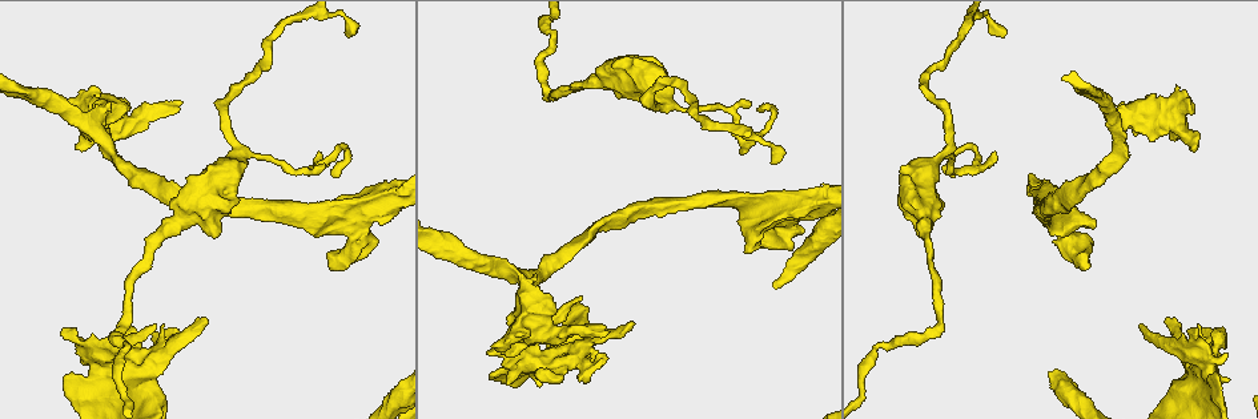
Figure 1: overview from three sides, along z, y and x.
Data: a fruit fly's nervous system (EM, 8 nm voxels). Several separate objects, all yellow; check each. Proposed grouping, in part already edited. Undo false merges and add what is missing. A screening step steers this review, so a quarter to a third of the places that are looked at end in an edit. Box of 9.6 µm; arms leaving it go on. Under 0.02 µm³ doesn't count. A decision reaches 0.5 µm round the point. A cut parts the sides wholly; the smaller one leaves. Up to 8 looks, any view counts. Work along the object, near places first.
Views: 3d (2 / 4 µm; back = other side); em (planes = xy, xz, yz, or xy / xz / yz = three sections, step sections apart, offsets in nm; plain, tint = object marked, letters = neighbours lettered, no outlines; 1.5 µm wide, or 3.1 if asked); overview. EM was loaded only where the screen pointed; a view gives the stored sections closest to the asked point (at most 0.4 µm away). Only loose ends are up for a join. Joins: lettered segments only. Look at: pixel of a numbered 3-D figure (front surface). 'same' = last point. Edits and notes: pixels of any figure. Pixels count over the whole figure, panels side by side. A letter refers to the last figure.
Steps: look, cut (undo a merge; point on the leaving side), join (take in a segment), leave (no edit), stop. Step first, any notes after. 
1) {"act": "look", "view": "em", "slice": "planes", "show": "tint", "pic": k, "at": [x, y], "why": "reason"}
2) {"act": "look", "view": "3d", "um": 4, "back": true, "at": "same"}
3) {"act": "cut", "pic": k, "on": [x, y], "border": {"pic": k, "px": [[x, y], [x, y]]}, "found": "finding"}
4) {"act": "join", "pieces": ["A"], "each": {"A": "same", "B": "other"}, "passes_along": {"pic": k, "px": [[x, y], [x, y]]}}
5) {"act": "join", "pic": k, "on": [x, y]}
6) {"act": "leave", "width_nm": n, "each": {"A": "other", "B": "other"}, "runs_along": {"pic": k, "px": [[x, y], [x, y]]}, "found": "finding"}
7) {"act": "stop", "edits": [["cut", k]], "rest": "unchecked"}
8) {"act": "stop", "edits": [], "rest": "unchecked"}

{"act": "look", "view": "3d", "um": 4, "pic": 1, "at": [156, 326], "why": "branch stops here"}

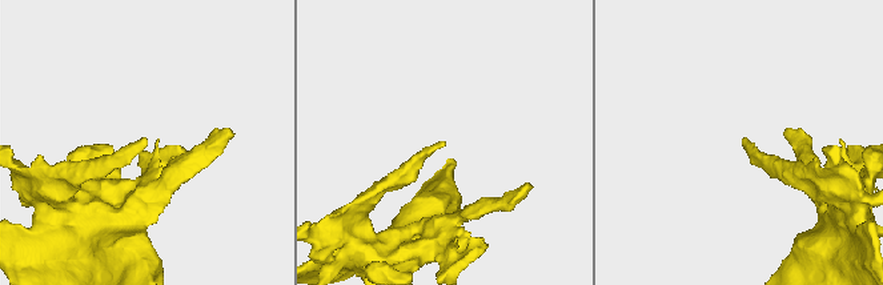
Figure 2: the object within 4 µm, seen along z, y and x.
{"act": "look", "view": "em", "slice": "yz", "step": 4, "show": "letters", "pic": 2, "at": [743, 140], "why": "now the EM"}

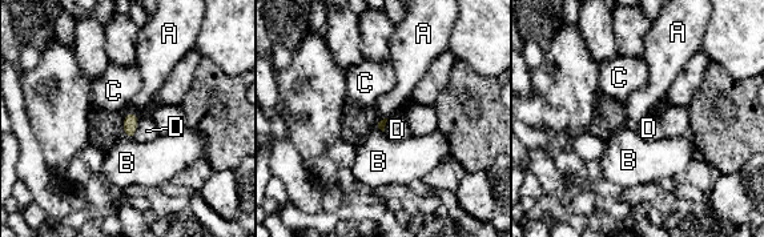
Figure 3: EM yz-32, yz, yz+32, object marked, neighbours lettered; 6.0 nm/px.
{"act": "look", "view": "em", "slice": "planes", "show": "letters", "at": "same"}

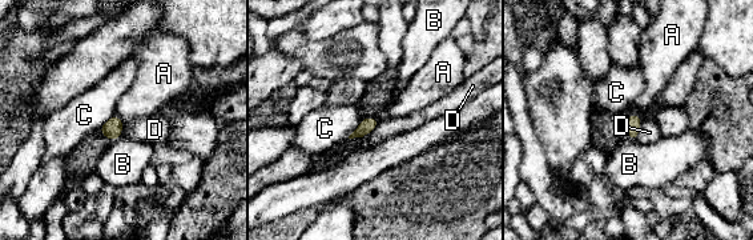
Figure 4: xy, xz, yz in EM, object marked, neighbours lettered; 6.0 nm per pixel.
{"act": "leave", "each": {"A": "other", "B": "other", "C": "other", "D": "other"}, "border": {"pic": 4, "px": [[629, 114], [639, 115]]}, "found": "no lettered segment goes on from it"}

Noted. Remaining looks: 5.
{"act": "look", "view": "em", "slice": "planes", "show": "tint", "pic": 1, "at": [128, 347], "why": "thin neck"}

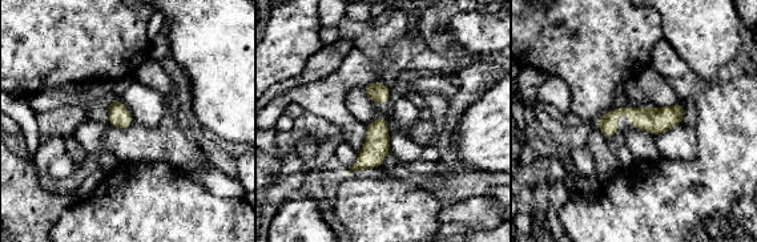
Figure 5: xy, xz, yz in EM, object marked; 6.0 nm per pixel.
{"act": "look", "view": "em", "slice": "planes", "show": "letters", "at": "same"}

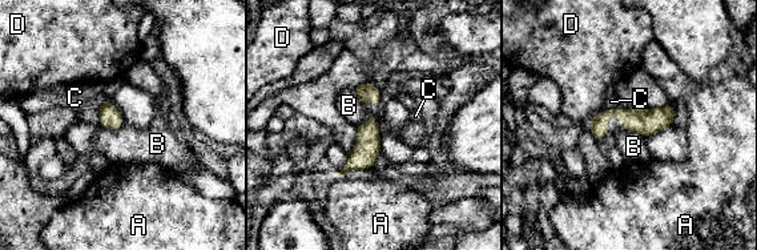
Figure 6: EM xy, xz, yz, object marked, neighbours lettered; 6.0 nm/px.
{"act": "leave", "longest_contact_nm": ["B", 170], "each": {"A": "other", "B": "other", "C": "other", "D": "other"}, "runs_along": {"pic": 6, "px": [[671, 108], [605, 113], [592, 126]]}, "found": "all the same neuron"}

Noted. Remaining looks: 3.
{"act": "stop", "edits": [], "rest": "unchecked"}

